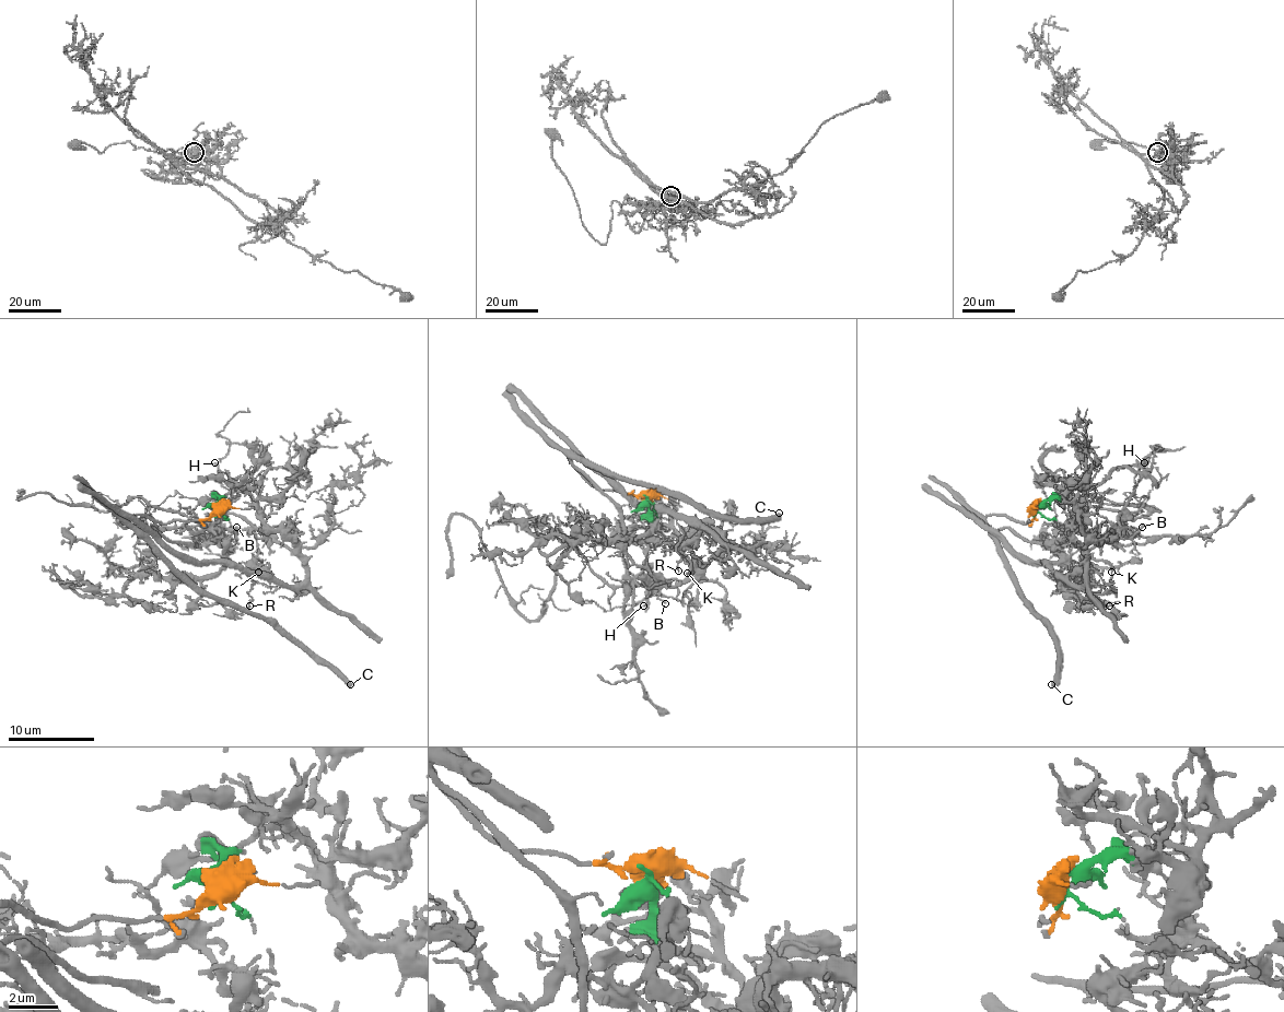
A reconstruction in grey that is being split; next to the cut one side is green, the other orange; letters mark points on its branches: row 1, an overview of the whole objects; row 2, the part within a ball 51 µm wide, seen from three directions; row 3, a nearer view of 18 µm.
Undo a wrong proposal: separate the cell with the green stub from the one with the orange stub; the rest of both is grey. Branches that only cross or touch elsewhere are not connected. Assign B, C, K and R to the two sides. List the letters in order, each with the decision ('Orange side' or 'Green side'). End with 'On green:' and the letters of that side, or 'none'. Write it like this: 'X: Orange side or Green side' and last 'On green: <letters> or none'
B: Green side
C: Orange side
K: Green side
R: Green side
On green: B, K, R

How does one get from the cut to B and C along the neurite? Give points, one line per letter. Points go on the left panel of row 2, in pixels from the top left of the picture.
B: (217, 507), (243, 489), (267, 525), (288, 536), (294, 546), (286, 549), (263, 531), (236, 527)
C: (217, 505), (206, 518), (166, 522), (132, 514), (128, 520), (199, 588), (272, 618), (325, 659), (351, 685)

